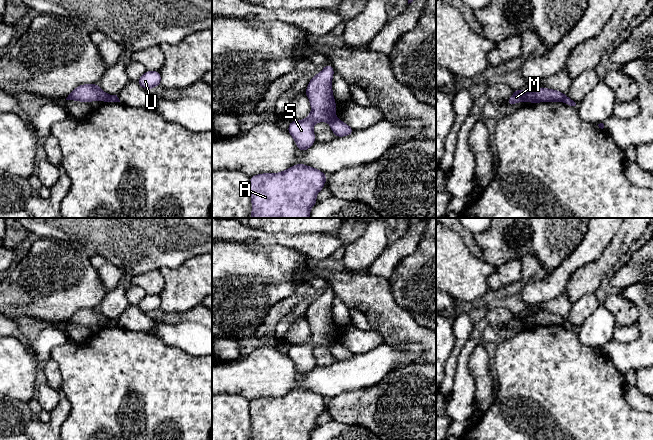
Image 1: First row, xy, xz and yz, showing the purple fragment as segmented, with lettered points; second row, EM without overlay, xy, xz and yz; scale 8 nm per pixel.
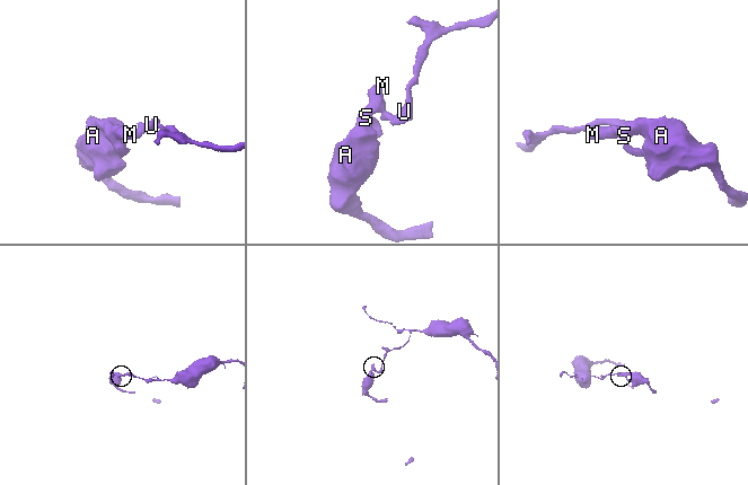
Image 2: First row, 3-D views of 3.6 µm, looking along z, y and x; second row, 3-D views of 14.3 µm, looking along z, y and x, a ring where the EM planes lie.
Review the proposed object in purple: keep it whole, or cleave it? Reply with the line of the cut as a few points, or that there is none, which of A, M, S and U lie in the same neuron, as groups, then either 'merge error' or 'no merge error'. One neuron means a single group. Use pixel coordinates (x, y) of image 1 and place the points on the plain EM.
cut in xy along (110, 319), (106, 325); A M S / U; merge error

